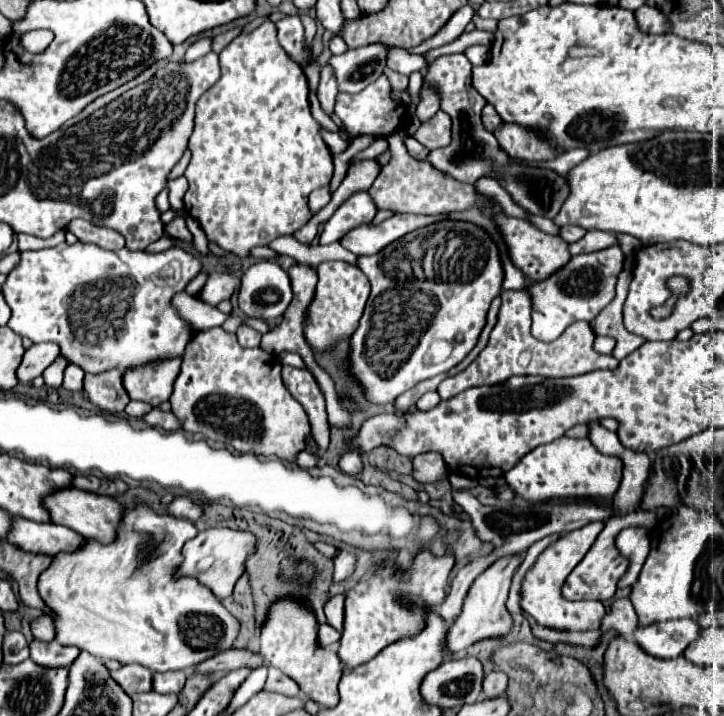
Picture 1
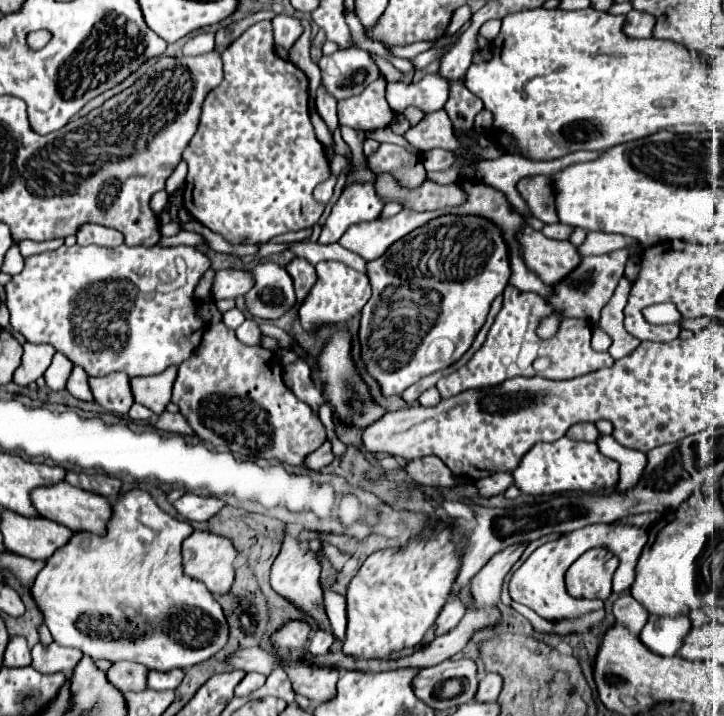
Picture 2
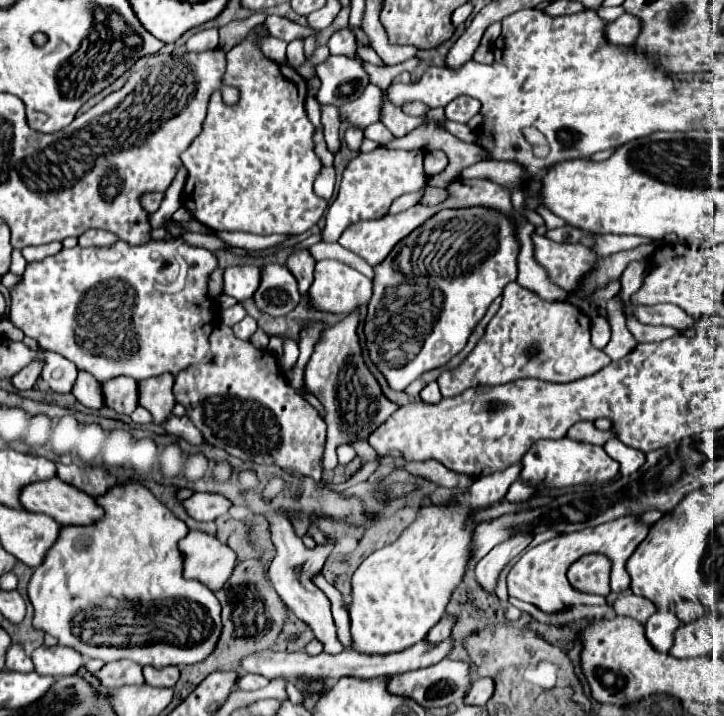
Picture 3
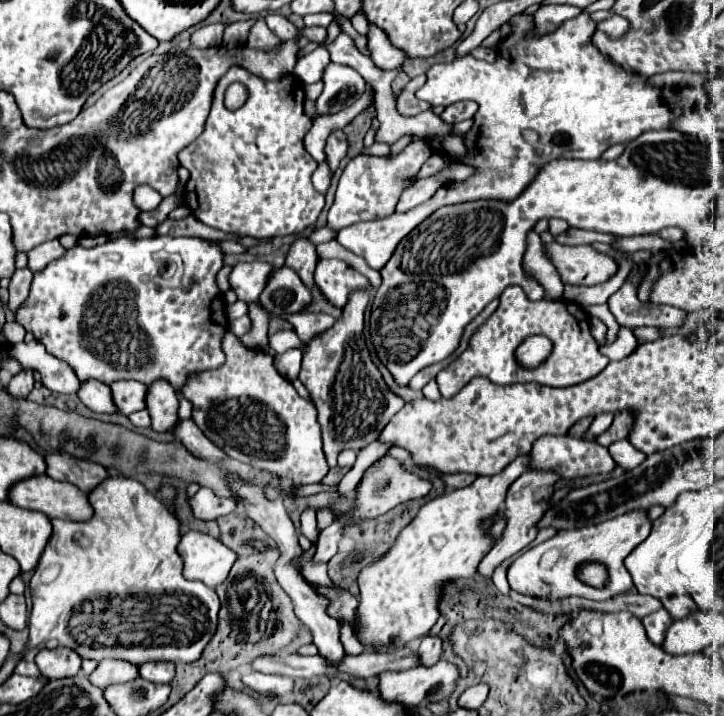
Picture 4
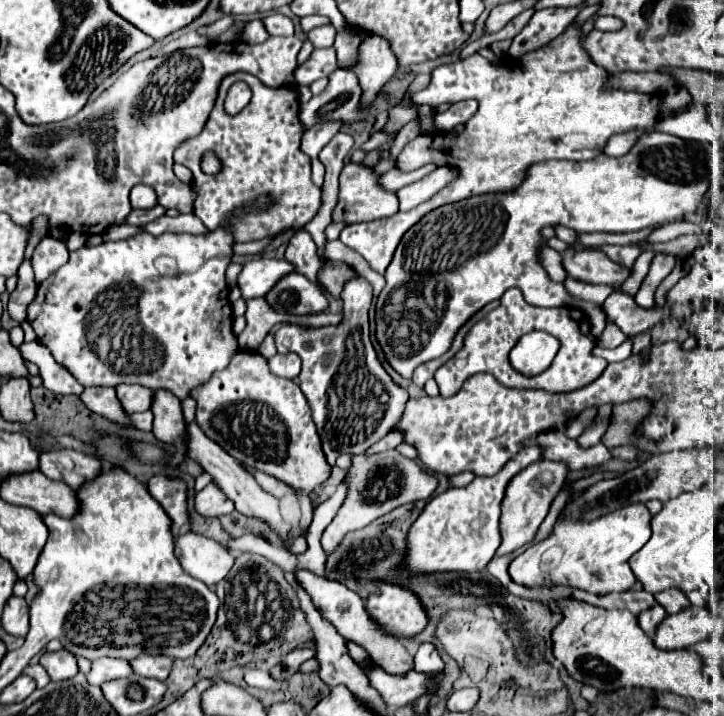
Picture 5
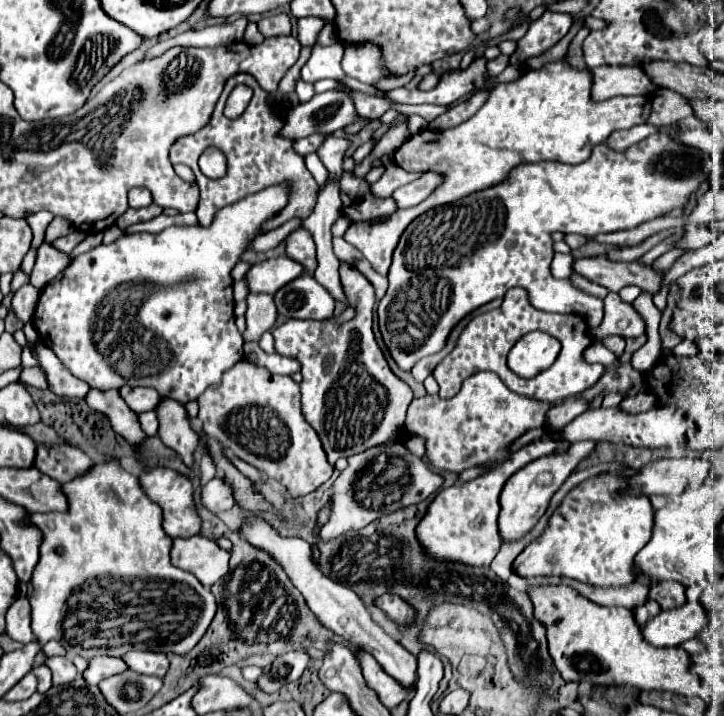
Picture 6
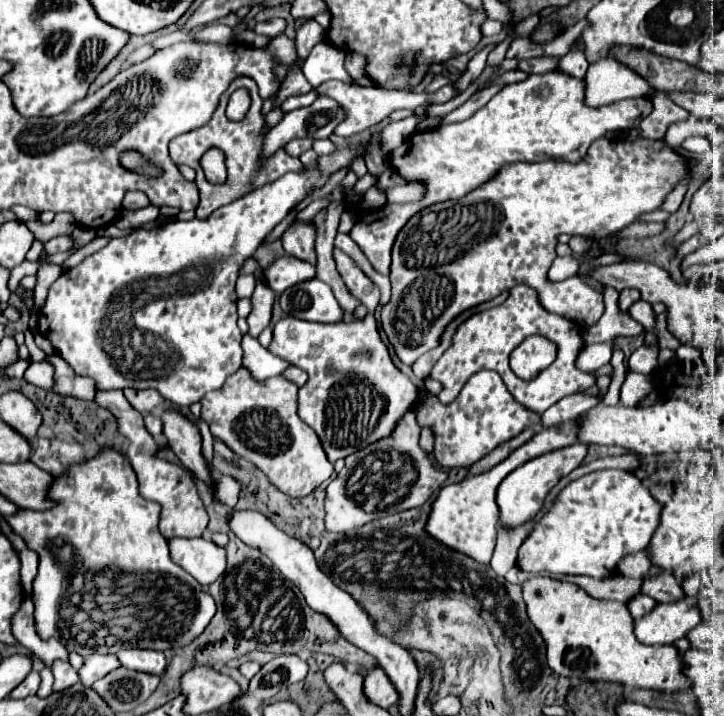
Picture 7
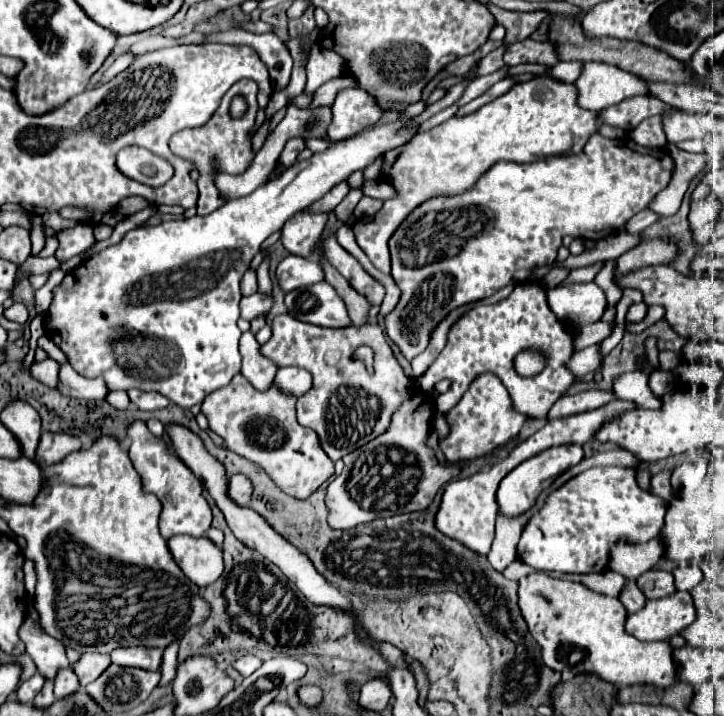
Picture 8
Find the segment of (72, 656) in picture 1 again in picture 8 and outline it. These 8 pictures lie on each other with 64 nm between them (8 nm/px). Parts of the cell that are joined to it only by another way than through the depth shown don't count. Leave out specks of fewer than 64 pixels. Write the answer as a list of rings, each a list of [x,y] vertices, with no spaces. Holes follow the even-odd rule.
[[[72,668],[60,670],[60,676],[56,676],[56,680],[54,680],[56,698],[68,698],[74,692],[78,692],[78,688],[80,688],[80,684],[78,684],[76,674],[72,674]]]

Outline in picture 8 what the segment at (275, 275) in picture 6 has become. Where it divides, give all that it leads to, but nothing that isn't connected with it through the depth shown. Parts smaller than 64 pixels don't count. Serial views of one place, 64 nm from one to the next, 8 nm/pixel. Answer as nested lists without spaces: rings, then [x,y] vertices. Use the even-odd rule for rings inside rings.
[[[288,256],[278,264],[276,270],[278,282],[284,292],[296,290],[300,286],[312,286],[324,280],[324,270],[320,260],[302,258],[302,256]]]

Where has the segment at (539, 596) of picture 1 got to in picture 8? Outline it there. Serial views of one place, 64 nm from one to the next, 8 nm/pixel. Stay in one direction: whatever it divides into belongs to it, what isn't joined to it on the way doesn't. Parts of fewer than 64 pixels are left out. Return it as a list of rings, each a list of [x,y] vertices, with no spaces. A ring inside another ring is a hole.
[[[600,466],[586,470],[572,480],[568,480],[562,488],[550,492],[546,504],[530,518],[530,522],[522,530],[522,538],[518,542],[518,558],[540,572],[604,572],[608,570],[608,554],[612,542],[624,538],[626,542],[646,542],[648,538],[660,534],[664,526],[664,514],[668,510],[668,502],[644,492],[636,484],[636,470],[622,466]]]

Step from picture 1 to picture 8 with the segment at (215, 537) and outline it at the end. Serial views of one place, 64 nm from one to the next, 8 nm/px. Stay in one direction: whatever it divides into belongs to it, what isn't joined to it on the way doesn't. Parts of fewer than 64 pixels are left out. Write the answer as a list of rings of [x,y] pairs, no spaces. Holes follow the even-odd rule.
[[[172,536],[168,546],[180,570],[200,588],[218,580],[224,570],[222,550],[208,536]]]

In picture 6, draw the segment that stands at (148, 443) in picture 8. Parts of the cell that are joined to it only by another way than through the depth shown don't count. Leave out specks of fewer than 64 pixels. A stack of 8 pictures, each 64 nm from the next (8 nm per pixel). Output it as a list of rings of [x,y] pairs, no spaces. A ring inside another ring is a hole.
[[[90,390],[86,402],[92,410],[106,414],[112,422],[114,432],[124,436],[132,446],[140,446],[146,440],[146,434],[138,422],[138,414],[128,408],[118,390]],[[160,466],[146,468],[140,474],[140,486],[142,486],[144,494],[162,508],[164,532],[170,538],[188,538],[188,536],[196,536],[200,532],[202,520],[196,512],[196,504],[194,504],[194,496],[192,496],[194,488],[192,488],[192,482],[184,474],[178,474],[176,470],[160,468]]]

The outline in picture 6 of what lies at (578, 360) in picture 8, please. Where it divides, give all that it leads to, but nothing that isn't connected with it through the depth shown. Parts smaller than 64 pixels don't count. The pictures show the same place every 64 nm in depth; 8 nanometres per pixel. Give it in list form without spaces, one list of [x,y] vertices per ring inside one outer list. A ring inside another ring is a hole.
[[[600,346],[600,348],[586,348],[584,350],[584,360],[588,362],[588,364],[602,364],[602,366],[608,366],[608,364],[612,364],[612,362],[616,362],[618,358],[608,350],[608,348],[604,348],[604,346]]]

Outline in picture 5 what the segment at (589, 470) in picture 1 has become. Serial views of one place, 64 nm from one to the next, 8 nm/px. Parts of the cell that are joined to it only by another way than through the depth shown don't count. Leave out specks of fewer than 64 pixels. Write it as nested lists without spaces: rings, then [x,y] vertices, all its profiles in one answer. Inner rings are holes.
[[[548,430],[538,434],[536,442],[544,448],[544,458],[548,460],[564,460],[570,470],[582,470],[588,466],[600,466],[602,462],[610,460],[608,448],[600,442],[598,446],[592,446],[588,450],[580,448],[578,442],[572,442],[570,438],[564,438],[558,430]]]

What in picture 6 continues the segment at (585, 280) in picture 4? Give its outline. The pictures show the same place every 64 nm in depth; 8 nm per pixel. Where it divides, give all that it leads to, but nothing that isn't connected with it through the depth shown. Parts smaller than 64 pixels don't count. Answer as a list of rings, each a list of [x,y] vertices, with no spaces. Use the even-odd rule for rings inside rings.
[[[606,256],[576,260],[574,270],[612,292],[620,292],[624,286],[638,286],[642,292],[654,296],[662,288],[664,280],[662,272],[642,264],[640,260],[612,262]]]

